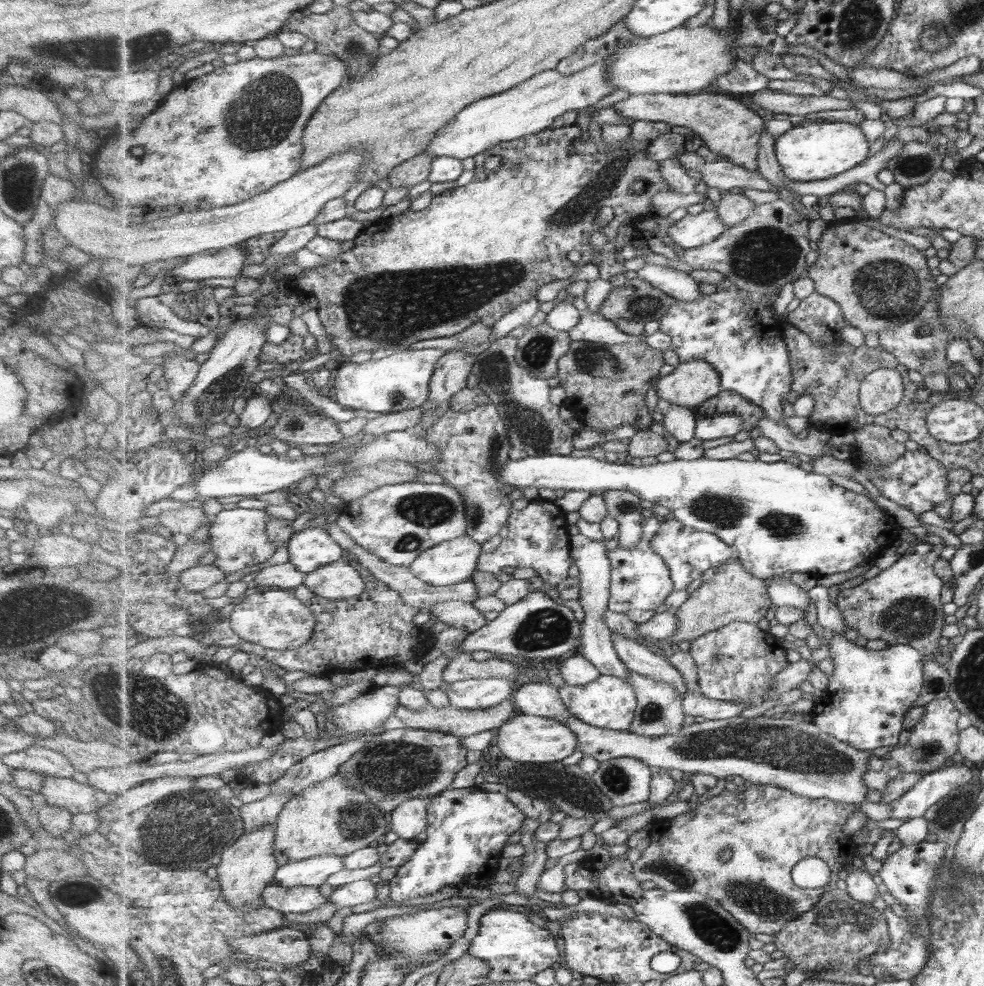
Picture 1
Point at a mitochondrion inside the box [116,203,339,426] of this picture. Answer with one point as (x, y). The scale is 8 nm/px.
(218, 390)

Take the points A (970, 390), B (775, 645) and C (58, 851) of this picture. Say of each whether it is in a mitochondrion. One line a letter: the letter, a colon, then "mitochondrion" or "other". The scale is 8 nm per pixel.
A: other
B: other
C: other

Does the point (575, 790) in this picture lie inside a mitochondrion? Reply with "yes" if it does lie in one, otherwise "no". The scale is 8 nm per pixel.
yes

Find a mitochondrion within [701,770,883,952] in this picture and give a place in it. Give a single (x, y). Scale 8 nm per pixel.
(764, 903)

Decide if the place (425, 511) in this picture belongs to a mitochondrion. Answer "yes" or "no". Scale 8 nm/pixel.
yes

